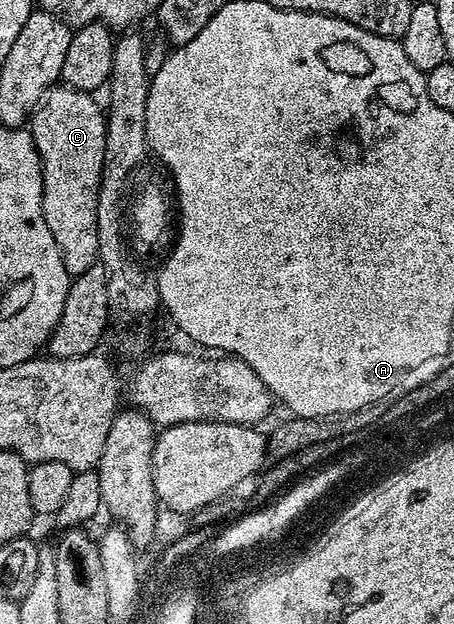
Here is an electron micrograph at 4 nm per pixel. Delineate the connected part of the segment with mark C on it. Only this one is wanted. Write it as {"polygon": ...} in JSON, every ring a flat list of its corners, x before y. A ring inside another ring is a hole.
{"polygon":[[55,86,28,121,28,131,42,163,44,222,48,222,52,238,56,238,64,270,72,278,99,263,96,206,104,166,107,113,94,99,89,92]]}

